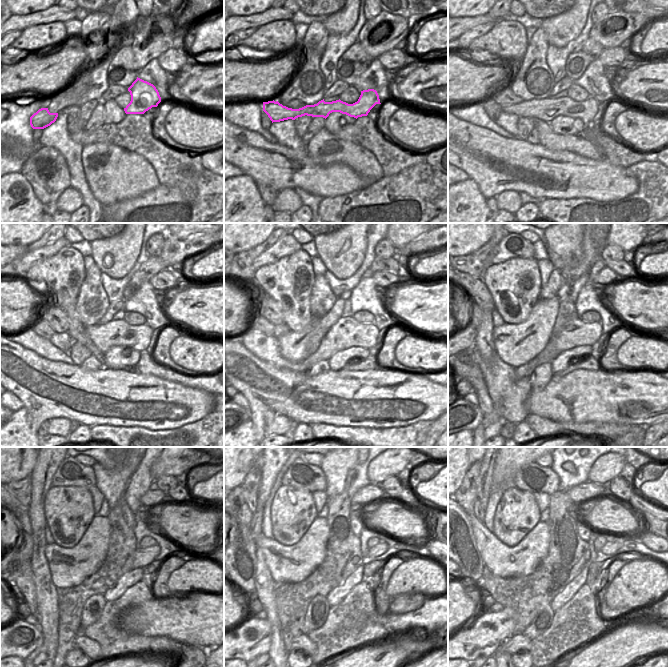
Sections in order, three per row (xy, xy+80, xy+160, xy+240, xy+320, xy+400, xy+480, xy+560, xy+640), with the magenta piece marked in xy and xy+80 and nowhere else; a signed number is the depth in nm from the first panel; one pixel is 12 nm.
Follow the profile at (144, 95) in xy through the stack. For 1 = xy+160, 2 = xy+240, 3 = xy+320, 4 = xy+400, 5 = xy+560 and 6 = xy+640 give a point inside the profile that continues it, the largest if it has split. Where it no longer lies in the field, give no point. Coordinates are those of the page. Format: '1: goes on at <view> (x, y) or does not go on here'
1: goes on at xy+160 (547, 109)
2: goes on at xy+240 (116, 332)
3: goes on at xy+320 (347, 331)
4: goes on at xy+400 (576, 332)
5: goes on at xy+560 (381, 548)
6: goes on at xy+640 (611, 547)

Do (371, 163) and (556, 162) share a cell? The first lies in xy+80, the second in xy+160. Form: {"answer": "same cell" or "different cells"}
{"answer": "different cells"}

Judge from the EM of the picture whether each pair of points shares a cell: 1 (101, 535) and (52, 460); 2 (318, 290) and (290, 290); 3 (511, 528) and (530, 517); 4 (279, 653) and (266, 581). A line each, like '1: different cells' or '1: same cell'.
1: different cells
2: different cells
3: same cell
4: same cell

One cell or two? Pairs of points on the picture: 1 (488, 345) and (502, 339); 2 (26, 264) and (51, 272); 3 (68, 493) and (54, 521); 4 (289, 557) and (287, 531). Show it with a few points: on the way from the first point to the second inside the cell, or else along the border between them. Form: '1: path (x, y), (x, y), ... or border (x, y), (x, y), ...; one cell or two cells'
1: border (493, 328), (493, 344), (500, 358); two cells
2: border (52, 255), (36, 262), (25, 274); two cells
3: path (68, 500), (68, 507), (61, 514); one cell
4: border (306, 531), (291, 545), (282, 545), (272, 538); two cells

